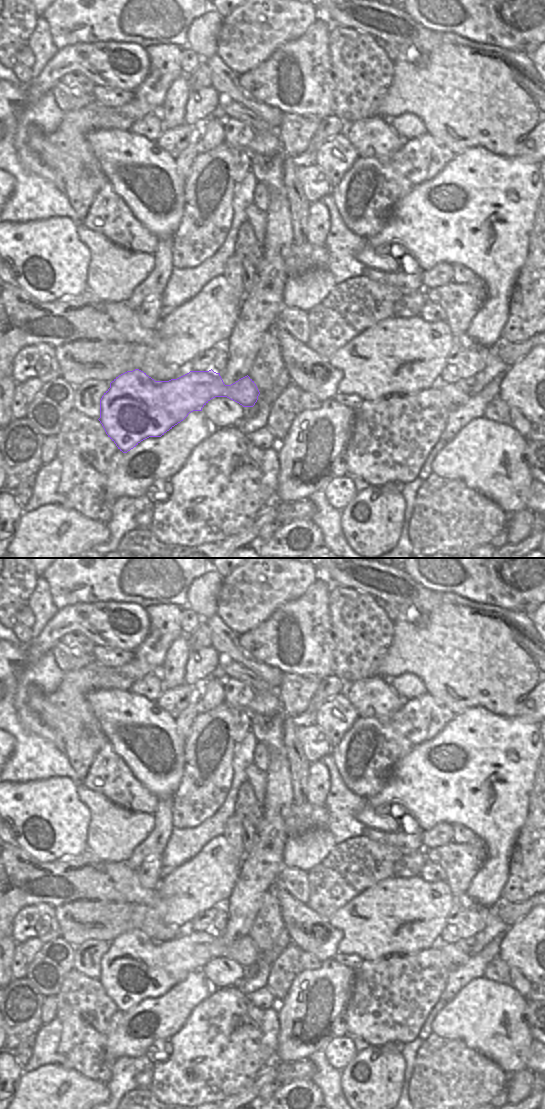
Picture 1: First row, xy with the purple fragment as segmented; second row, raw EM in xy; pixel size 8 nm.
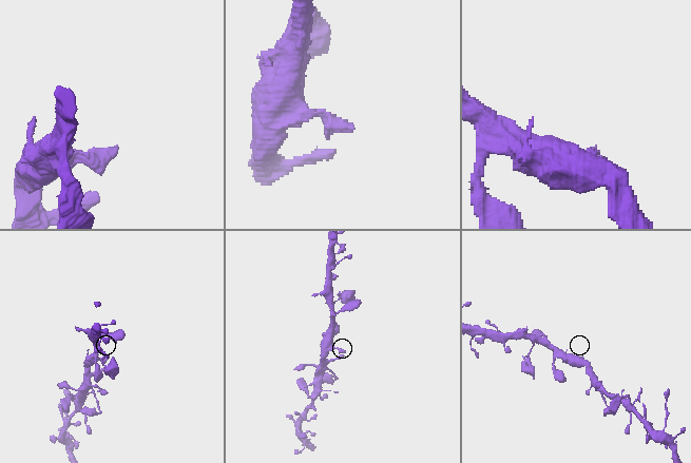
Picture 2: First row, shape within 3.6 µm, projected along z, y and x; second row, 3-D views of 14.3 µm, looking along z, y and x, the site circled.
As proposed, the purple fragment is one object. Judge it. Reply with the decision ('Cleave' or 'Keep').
Keep

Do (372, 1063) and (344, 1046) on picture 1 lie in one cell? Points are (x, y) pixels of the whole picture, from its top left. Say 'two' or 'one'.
two

